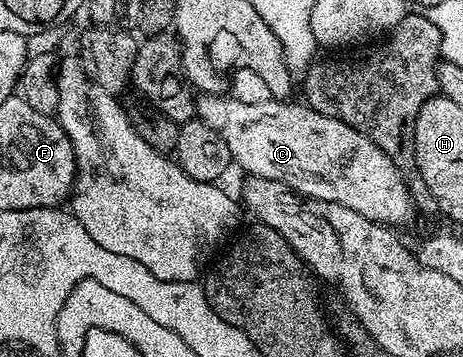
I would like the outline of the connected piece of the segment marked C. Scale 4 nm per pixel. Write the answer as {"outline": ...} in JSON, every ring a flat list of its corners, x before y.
{"outline":[[201,94,196,97,195,100,195,116,196,119,202,120,207,126,211,126,211,130,215,130,215,134,219,134,219,138,223,138,223,142,227,142,227,150,229,151,232,163,234,165,237,164,242,168,242,173,258,176,259,178,275,178,279,182,283,182,288,186,288,188,294,188,296,192,301,196,310,196,311,198,315,198,316,200,322,200,323,202,339,202,339,206,347,206,351,210,355,210,355,214,363,214,363,218,371,218,376,222,376,224,384,224,386,226,398,226,397,224,405,224,409,219,413,216,413,207,415,207,415,201,411,195,410,185,405,185,406,177,401,173,400,170,395,166,395,162,392,158,390,158,387,154,383,154,383,150,379,150,379,146,375,146,375,142,371,142,371,138,367,138,363,134,359,134,359,130,355,130,351,126,347,126,347,122,343,122,339,118,331,118,327,114,319,114,316,112,314,108,309,107,308,104,304,102,298,102,298,104,289,104,293,102,286,102,281,98,264,98,265,100,236,100,233,96,225,96,226,94]]}

